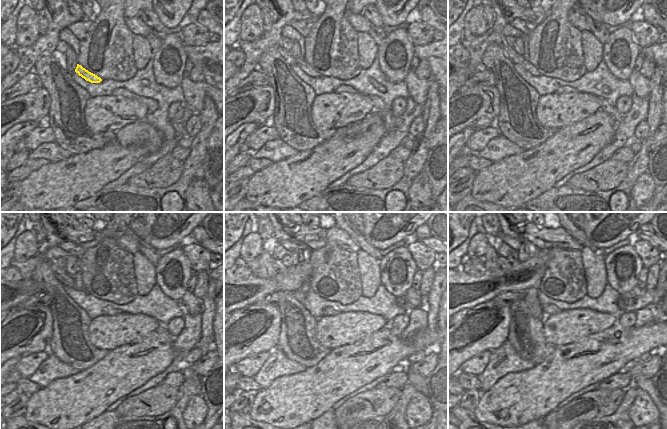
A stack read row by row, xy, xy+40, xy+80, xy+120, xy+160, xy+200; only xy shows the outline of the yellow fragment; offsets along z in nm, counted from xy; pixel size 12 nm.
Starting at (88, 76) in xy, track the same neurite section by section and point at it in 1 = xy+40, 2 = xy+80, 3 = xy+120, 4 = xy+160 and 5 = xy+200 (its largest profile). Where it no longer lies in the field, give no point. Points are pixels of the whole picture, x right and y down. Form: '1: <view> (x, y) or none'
1: xy+40 (301, 63)
2: xy+80 (509, 52)
3: xy+120 (61, 275)
4: xy+160 (279, 267)
5: xy+200 (502, 262)

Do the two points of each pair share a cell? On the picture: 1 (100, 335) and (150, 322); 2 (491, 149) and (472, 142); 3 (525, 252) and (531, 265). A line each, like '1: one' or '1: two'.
1: one
2: two
3: two

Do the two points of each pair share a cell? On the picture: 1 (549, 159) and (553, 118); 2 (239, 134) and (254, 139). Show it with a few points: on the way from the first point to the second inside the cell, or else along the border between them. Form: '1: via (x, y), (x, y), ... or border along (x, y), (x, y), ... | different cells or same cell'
1: border along (581, 119), (559, 128) | different cells
2: border along (258, 126), (243, 142) | different cells

